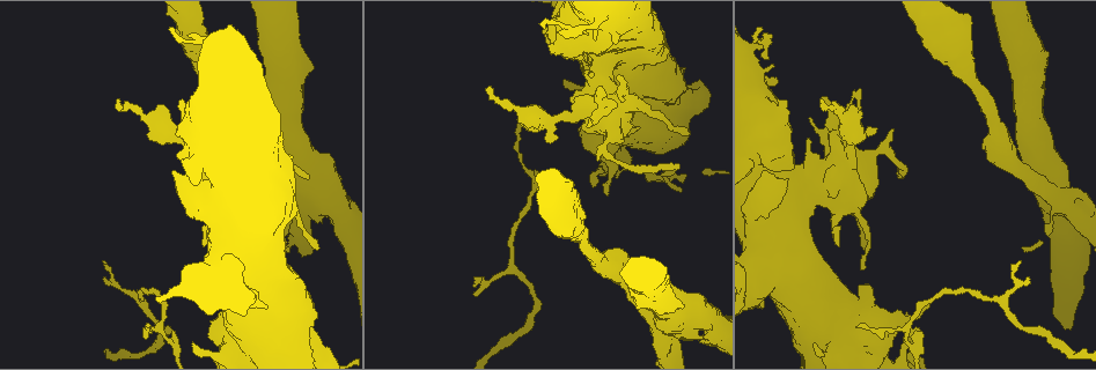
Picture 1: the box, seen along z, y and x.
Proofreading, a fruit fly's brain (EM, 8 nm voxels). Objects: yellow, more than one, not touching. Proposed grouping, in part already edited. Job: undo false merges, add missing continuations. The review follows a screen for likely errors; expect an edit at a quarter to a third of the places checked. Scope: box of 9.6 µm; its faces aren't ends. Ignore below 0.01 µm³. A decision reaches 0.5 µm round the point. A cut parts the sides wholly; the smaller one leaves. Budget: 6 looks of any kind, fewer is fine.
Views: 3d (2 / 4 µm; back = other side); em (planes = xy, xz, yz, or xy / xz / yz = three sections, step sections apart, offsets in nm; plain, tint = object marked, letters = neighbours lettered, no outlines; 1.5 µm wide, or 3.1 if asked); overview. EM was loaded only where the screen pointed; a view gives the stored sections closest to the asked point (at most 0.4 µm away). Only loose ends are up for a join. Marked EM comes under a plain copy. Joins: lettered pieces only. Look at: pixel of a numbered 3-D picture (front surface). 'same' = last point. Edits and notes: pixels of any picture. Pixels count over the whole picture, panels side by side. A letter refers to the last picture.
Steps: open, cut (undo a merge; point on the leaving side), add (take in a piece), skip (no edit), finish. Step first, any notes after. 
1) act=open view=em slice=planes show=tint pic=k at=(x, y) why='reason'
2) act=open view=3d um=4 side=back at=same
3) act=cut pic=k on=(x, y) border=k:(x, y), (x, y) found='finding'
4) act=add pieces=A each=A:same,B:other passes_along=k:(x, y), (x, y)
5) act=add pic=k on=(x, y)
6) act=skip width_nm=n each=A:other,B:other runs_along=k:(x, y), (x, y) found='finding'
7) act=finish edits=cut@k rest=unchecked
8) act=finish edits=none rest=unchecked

act=open view=3d um=4 pic=1 at=(596, 160) why='branch stops here'

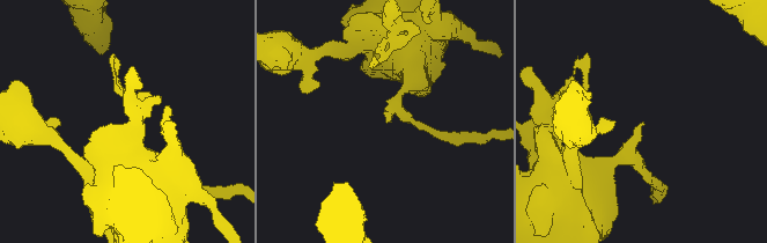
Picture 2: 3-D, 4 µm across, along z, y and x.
act=open view=em slice=planes show=letters pic=2 at=(386, 122)

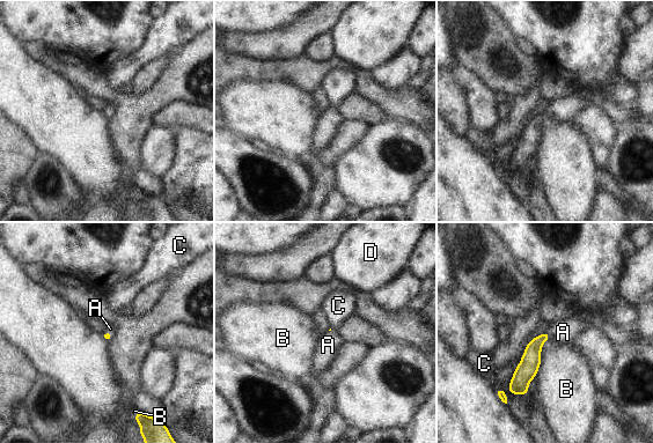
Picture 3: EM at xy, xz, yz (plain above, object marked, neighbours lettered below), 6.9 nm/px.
act=add pieces=A each=A:same,B:other,C:other,D:other passes_along=3:(530, 361), (549, 336), (563, 332) found='the cell continues'

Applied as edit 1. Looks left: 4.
act=open view=3d um=4 pic=1 at=(1030, 279) why='an open end'

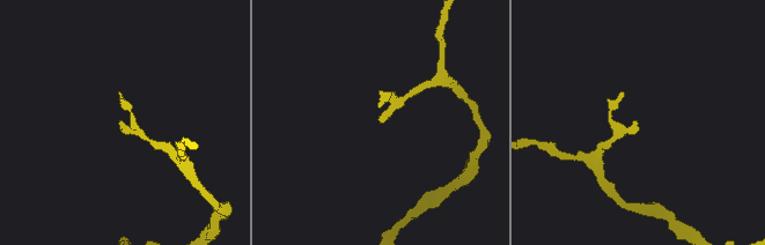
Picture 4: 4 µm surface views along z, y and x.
act=open view=em slice=xz step=8 show=tint pic=4 at=(635, 122)

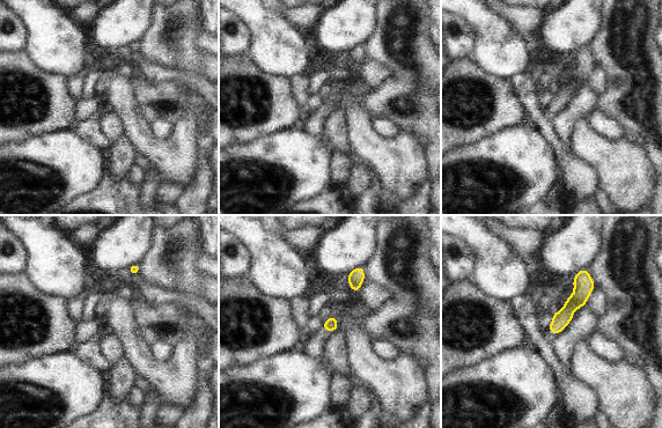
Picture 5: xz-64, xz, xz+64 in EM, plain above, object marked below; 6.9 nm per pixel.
act=open view=em slice=planes show=letters at=same why='another direction'

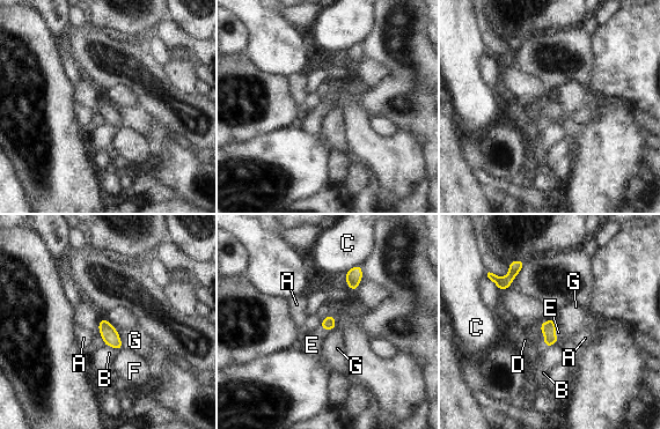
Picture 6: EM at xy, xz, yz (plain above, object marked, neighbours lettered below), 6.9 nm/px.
act=add pieces=E width_nm=90 each=A:other,B:other,C:other,D:other,E:same,F:other,G:other passes_along=6:(548, 327), (554, 331), (558, 332) found='it goes on there'

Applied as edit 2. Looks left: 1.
act=finish edits=add@3,add@6 rest=unchecked

